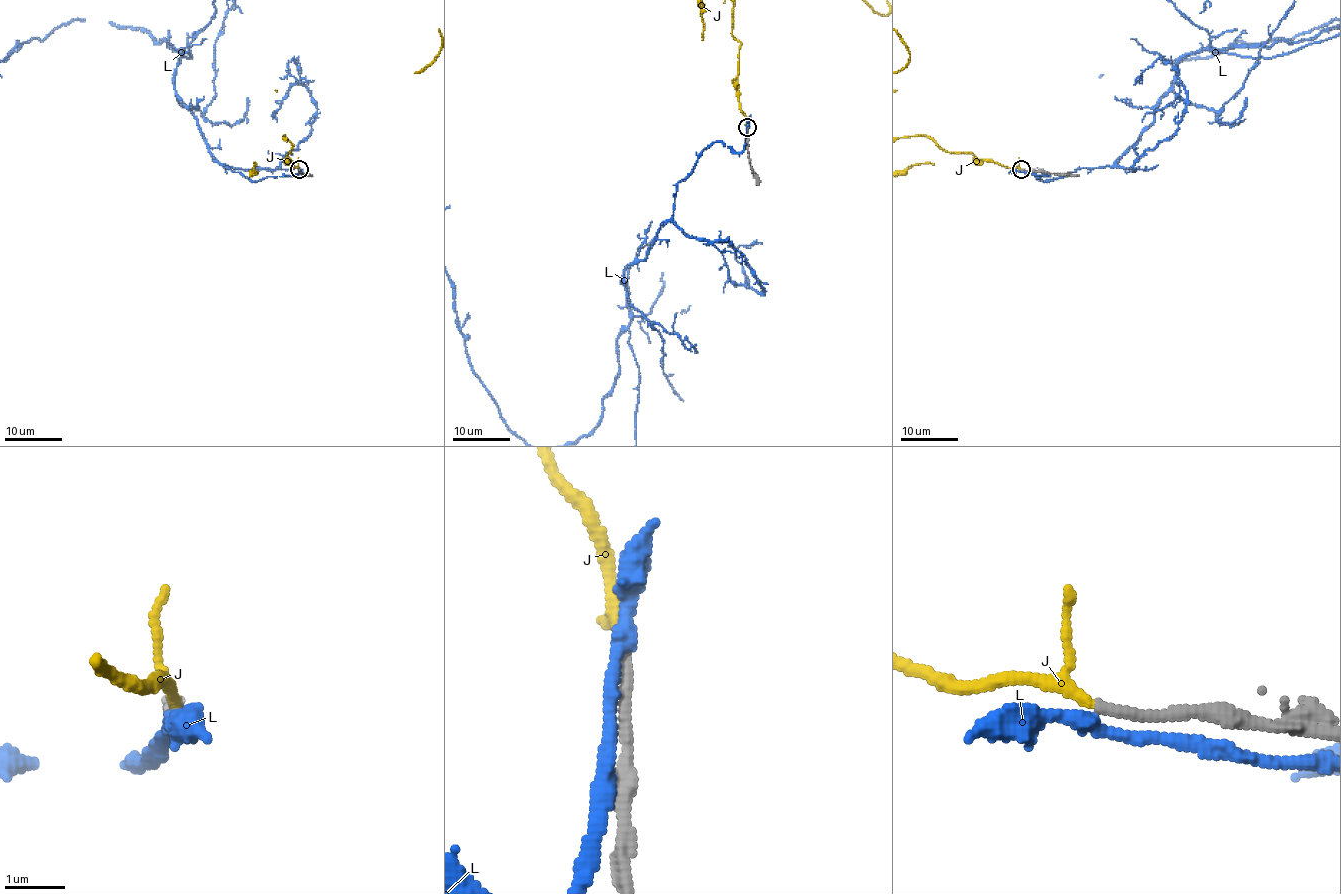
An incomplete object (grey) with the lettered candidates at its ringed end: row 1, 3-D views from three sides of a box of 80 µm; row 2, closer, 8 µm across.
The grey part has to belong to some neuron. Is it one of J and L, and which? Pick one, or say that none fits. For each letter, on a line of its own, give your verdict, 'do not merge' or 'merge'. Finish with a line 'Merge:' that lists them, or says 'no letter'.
J: merge
L: do not merge
Merge: J

